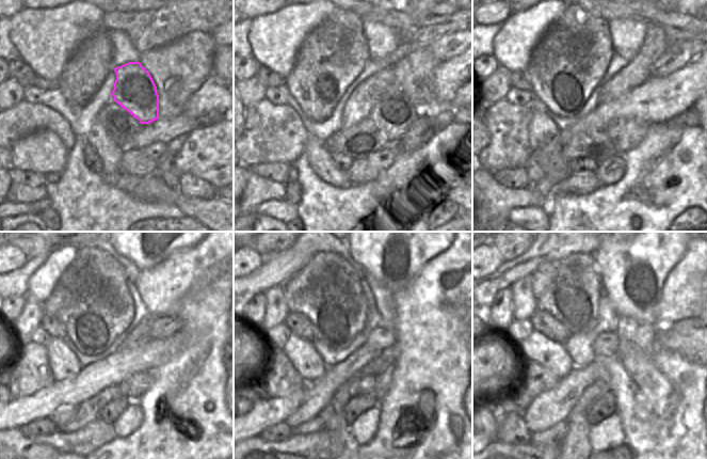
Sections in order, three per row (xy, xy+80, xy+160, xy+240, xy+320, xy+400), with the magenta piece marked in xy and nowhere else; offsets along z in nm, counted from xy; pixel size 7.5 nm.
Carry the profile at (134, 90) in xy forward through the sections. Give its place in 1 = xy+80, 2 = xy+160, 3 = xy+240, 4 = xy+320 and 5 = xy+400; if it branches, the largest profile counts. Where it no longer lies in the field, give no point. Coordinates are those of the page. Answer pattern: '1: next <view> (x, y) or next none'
1: next xy+80 (394, 115)
2: next xy+160 (626, 133)
3: next xy+240 (135, 384)
4: next xy+320 (366, 384)
5: next xy+400 (590, 393)

